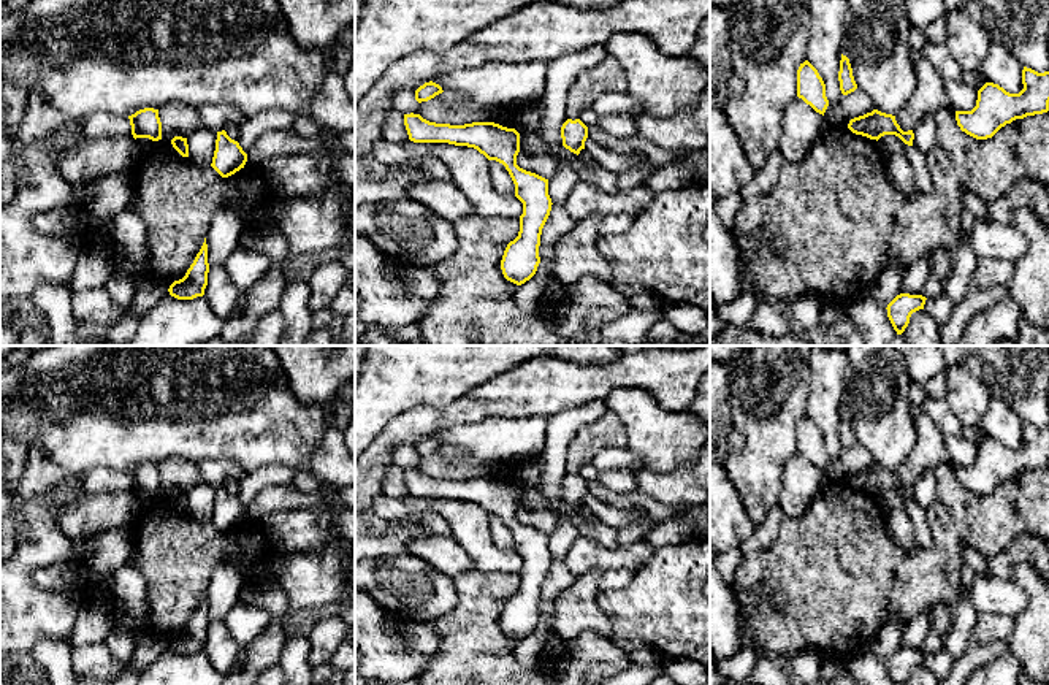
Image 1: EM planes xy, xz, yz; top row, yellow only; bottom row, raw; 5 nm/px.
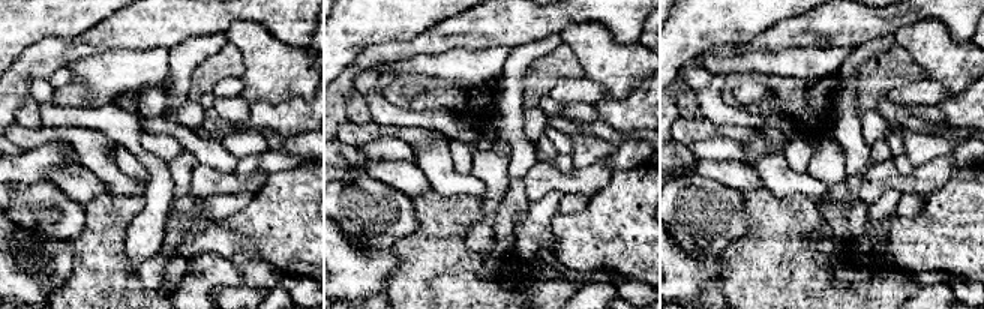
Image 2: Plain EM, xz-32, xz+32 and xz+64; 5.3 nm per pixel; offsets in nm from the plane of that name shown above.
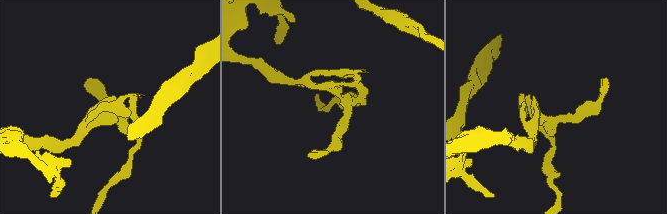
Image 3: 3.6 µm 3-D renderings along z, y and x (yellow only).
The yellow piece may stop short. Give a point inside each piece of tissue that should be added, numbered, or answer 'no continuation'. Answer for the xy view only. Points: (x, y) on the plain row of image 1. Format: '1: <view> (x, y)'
no continuation

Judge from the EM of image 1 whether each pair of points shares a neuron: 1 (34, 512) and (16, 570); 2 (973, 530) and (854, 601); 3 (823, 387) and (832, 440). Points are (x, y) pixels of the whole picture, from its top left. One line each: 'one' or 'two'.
1: one
2: two
3: one

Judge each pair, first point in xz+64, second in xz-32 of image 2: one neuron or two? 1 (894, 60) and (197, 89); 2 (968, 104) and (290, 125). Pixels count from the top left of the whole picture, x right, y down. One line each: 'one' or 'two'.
1: one
2: one

